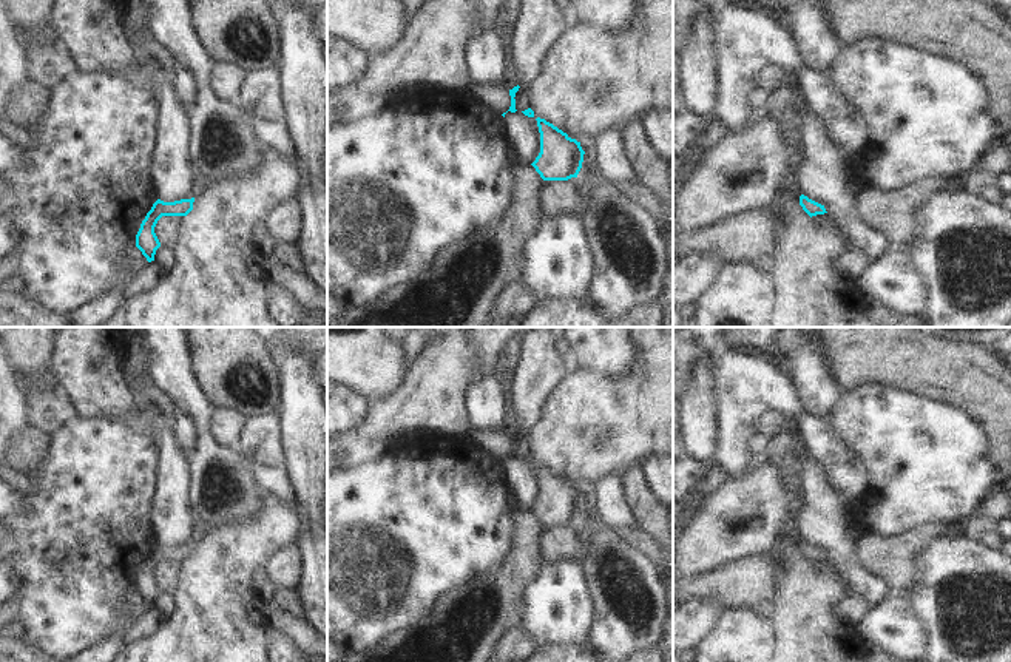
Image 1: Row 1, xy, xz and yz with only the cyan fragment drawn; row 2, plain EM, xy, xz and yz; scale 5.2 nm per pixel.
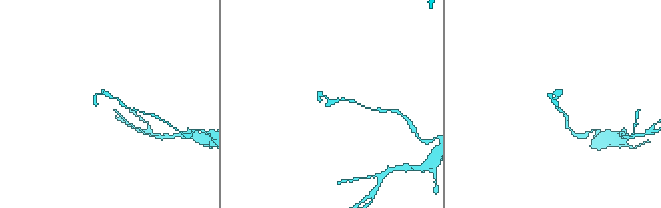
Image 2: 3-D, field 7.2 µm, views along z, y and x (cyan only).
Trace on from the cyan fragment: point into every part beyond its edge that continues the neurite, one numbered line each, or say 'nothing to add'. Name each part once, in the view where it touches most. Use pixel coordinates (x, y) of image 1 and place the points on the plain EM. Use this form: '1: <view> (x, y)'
nothing to add

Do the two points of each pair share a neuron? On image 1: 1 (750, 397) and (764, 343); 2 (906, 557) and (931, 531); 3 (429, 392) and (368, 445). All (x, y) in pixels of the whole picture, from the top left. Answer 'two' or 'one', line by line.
1: two
2: one
3: one

